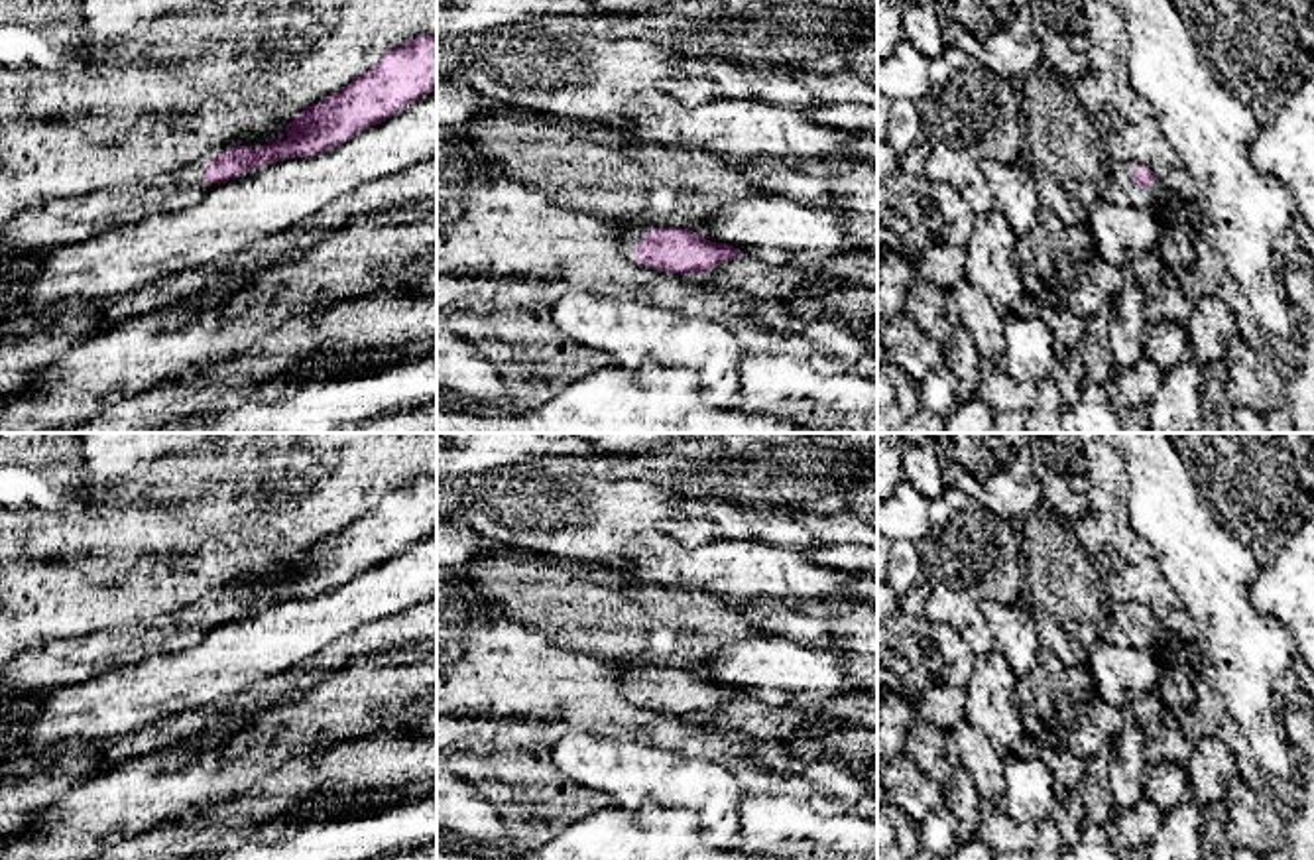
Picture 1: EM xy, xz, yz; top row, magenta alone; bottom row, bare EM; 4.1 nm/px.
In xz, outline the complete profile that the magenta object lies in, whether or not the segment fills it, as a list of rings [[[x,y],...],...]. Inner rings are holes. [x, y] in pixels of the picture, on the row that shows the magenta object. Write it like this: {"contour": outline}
{"contour": [[[620,224],[624,256],[665,274],[708,274],[728,260],[742,258],[740,248],[702,238],[698,232],[673,226]]]}

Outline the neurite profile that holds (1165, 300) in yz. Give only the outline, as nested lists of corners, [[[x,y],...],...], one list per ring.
[[[1157,250],[1135,260],[1127,272],[1143,289],[1143,317],[1149,327],[1163,321],[1184,323],[1188,319],[1192,303]]]

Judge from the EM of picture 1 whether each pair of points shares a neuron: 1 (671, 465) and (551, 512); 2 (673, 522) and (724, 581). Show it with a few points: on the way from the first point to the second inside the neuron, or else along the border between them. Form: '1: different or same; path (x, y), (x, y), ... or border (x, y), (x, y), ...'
1: different; border (616, 477), (650, 479), (679, 492)
2: different; border (648, 534), (667, 534), (685, 546), (716, 540)

